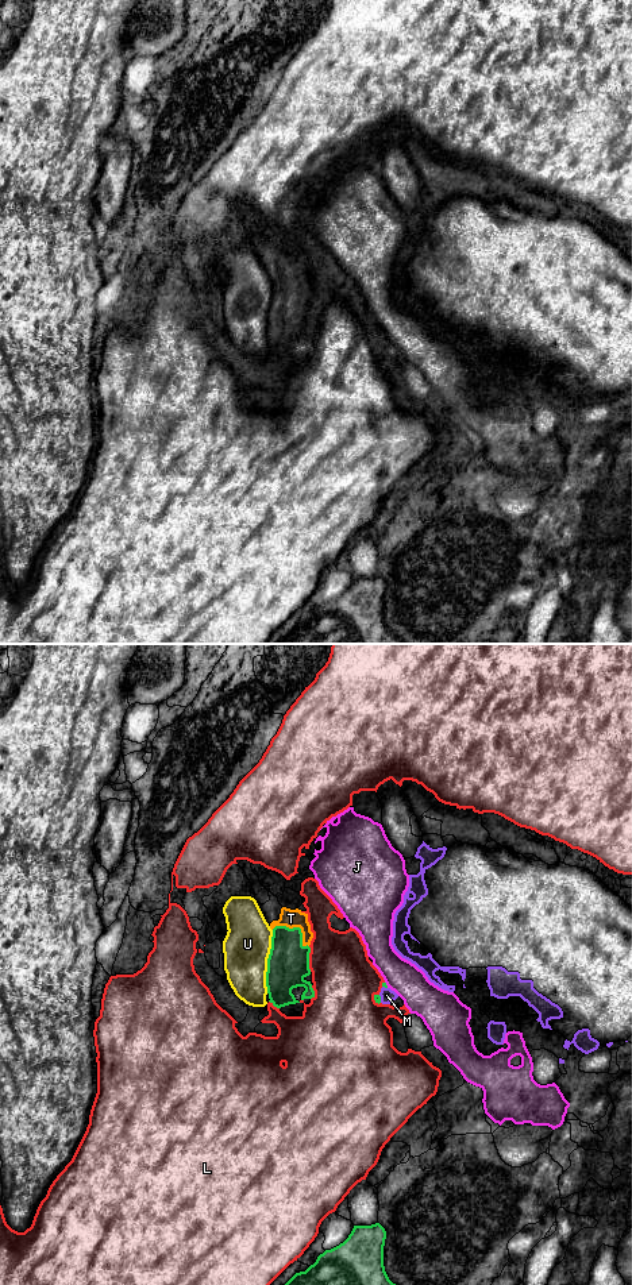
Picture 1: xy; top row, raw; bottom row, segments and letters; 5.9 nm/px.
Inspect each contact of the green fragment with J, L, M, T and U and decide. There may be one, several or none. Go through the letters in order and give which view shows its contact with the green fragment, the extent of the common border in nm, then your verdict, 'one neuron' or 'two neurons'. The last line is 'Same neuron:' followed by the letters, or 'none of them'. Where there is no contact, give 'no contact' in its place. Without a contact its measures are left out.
J: meets green in xy; contact 40 nm long; two neurons
L: meets green in xy; contact 150 nm long; two neurons
M: meets green in xy; contact 50 nm long; two neurons
T: meets green in xy; contact 240 nm long; one neuron
U: meets green in xy; contact 380 nm long; two neurons
Same neuron: T

